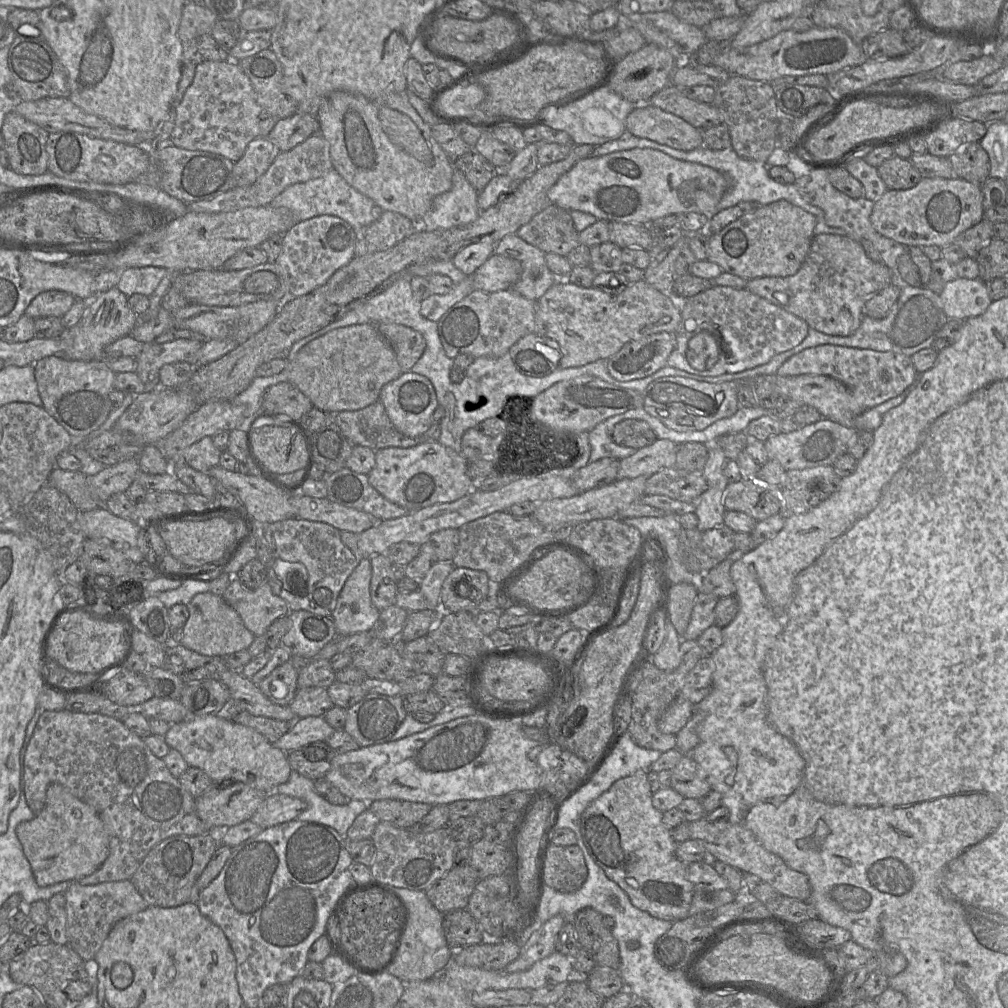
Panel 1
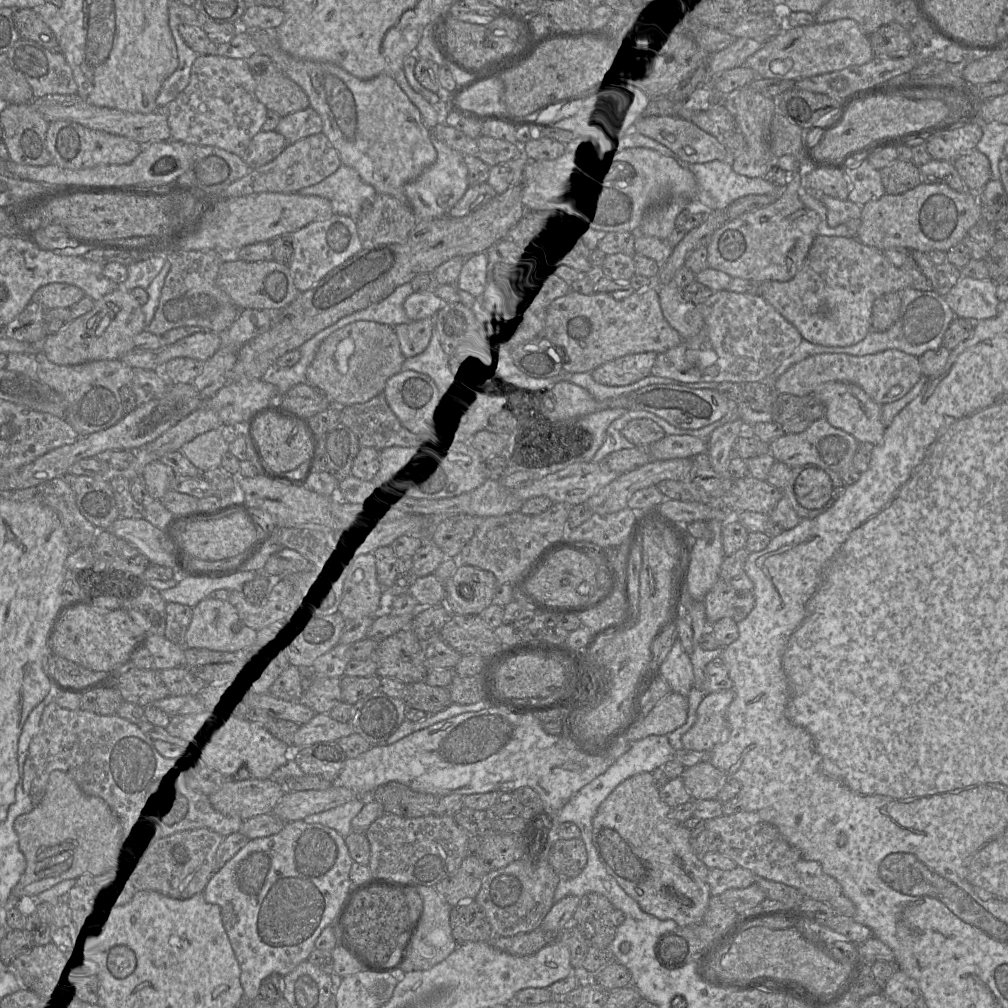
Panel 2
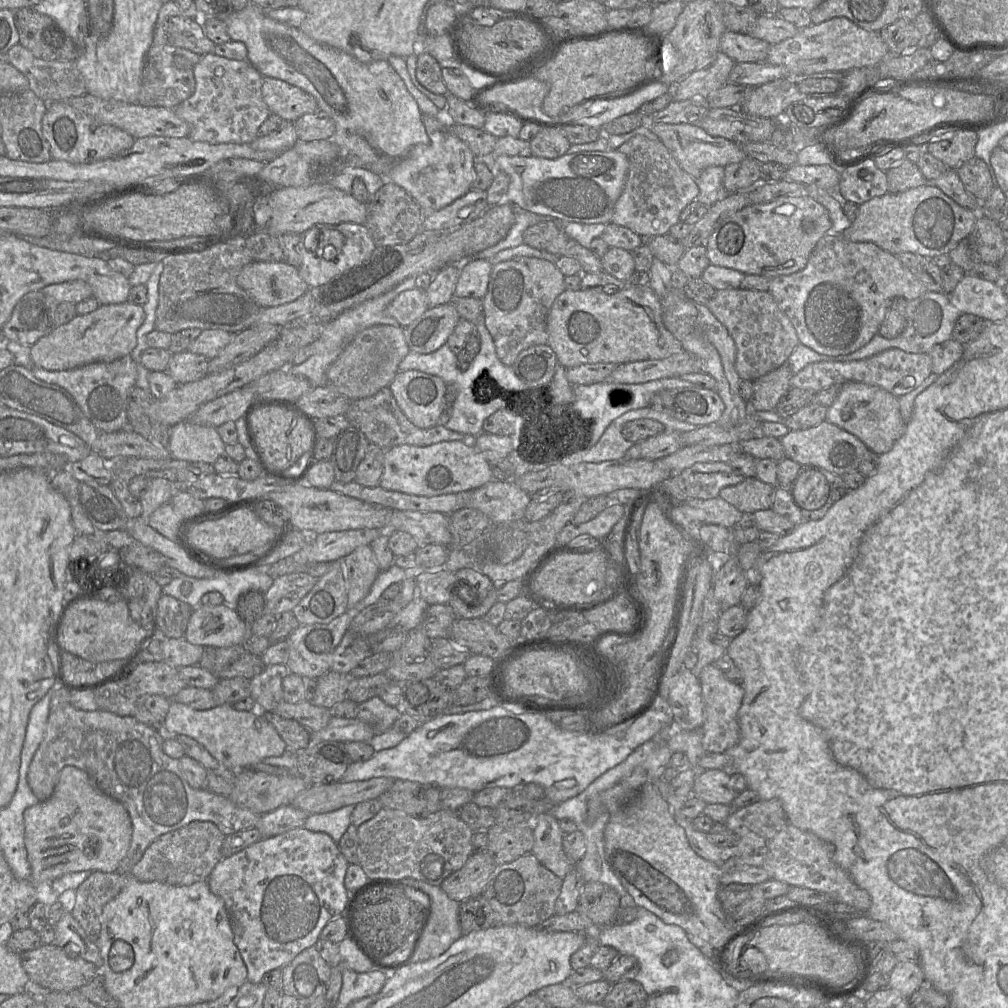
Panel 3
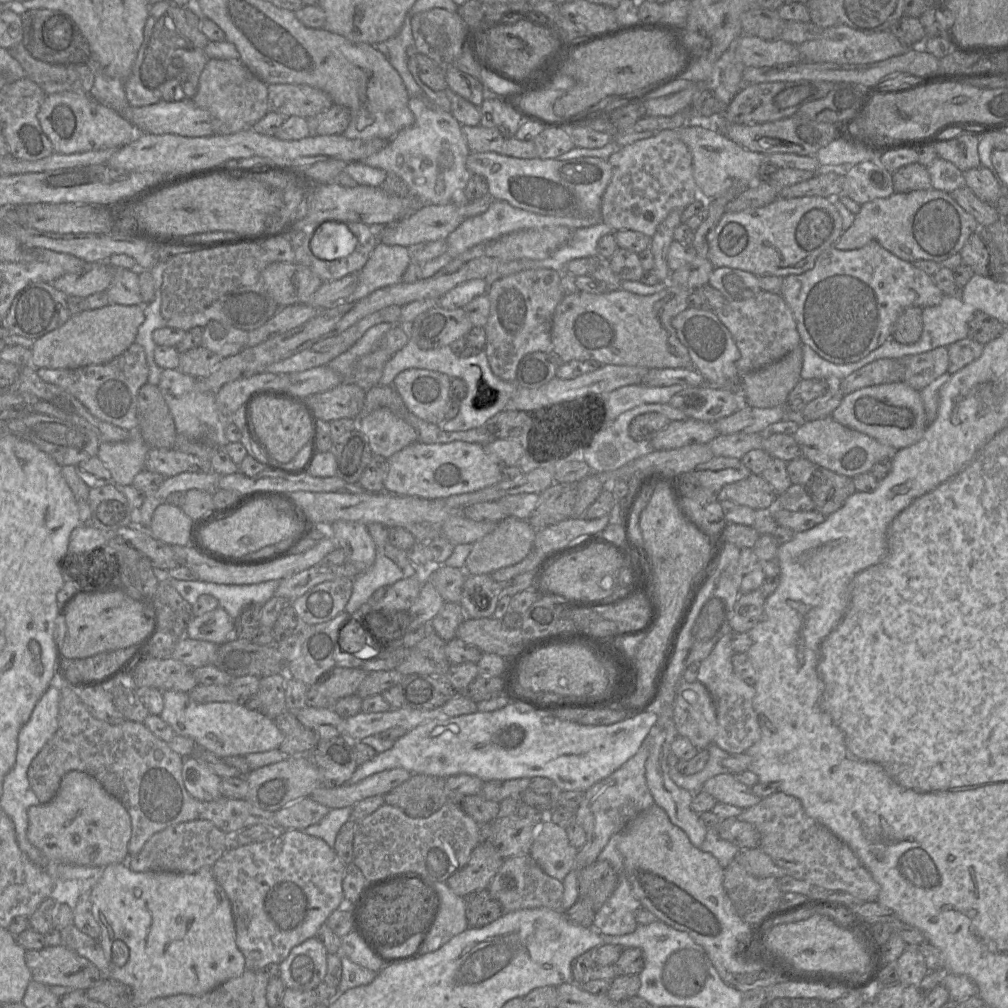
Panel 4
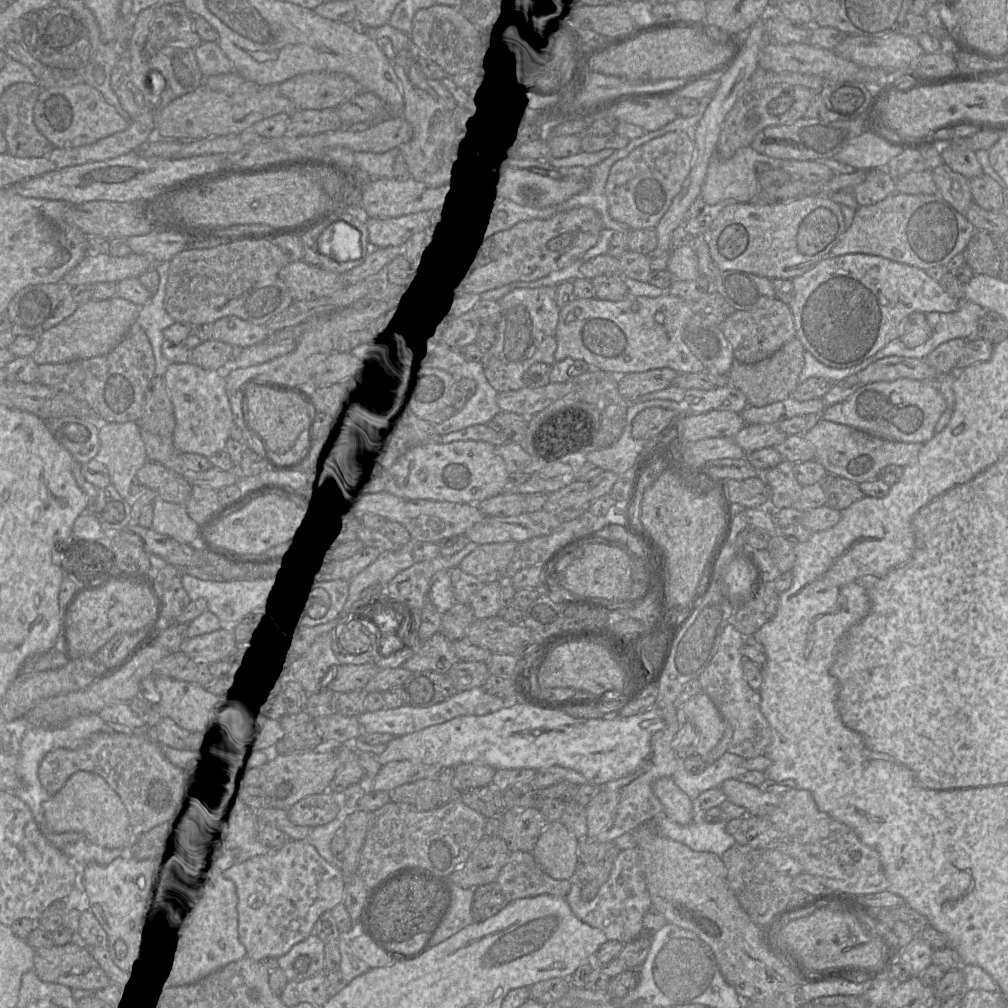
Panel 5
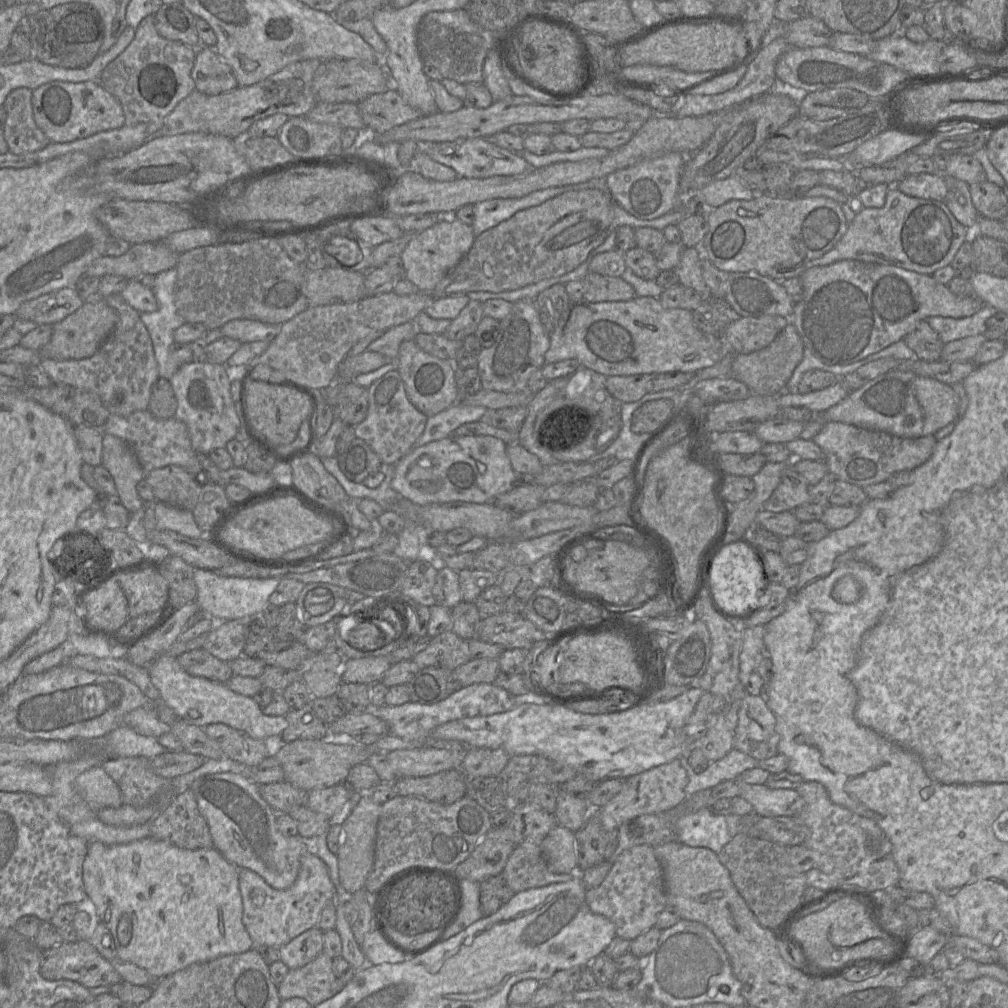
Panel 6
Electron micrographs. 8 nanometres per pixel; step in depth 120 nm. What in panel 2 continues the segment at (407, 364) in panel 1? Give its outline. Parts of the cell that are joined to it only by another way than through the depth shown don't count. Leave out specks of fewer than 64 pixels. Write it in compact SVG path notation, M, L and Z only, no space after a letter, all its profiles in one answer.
M435 316L396 325L394 331L404 356L410 358L424 352L430 343L434 328Z

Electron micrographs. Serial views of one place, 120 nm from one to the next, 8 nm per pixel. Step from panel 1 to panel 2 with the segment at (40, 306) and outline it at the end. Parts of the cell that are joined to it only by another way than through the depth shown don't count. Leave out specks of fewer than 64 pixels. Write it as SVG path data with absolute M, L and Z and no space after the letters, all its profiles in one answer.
M52 283L39 288L31 301L39 304L45 310L71 308L78 303L85 293L77 286L65 283Z

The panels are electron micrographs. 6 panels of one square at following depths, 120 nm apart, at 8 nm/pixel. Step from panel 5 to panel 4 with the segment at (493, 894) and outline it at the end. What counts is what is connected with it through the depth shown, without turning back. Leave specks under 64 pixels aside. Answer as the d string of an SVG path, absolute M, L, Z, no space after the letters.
M488 889L475 891L465 896L465 913L470 928L484 927L504 913L500 902Z

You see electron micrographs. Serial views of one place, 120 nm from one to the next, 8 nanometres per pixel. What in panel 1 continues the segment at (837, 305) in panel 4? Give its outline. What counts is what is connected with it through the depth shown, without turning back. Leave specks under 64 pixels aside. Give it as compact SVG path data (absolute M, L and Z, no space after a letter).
M813 236L809 252L792 276L748 280L745 289L807 323L809 328L831 336L848 336L861 324L866 300L891 284L897 284L895 271L874 262L861 244L848 236Z

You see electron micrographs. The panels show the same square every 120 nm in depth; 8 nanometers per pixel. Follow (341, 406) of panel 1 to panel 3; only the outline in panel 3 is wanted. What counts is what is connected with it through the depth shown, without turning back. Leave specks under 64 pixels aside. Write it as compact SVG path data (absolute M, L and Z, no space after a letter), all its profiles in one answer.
M375 325L357 333L337 359L327 368L327 384L351 401L367 398L389 387L398 373L399 363L409 353L404 328Z

